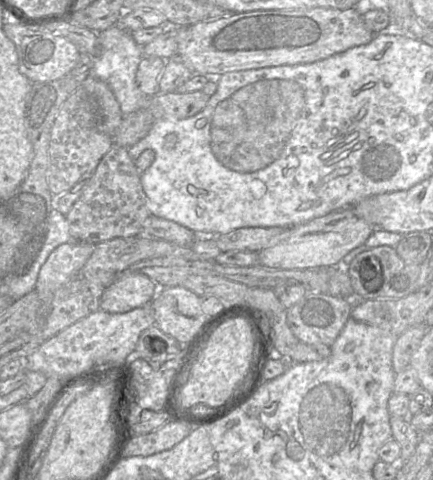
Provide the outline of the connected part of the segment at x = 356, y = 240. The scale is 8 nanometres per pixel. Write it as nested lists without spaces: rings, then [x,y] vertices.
[[[346,207],[314,218],[290,229],[290,235],[276,245],[258,252],[258,264],[276,269],[308,269],[334,266],[369,238],[376,227]]]

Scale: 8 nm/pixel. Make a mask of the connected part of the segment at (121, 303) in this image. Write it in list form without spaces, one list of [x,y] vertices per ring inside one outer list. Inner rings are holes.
[[[119,273],[104,291],[100,309],[109,313],[125,313],[150,304],[158,293],[158,286],[145,274]]]

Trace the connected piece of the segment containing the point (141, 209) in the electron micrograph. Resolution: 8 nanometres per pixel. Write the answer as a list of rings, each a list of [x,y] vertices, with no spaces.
[[[113,144],[65,216],[73,240],[98,244],[118,237],[141,235],[150,215],[140,175],[128,148]]]

